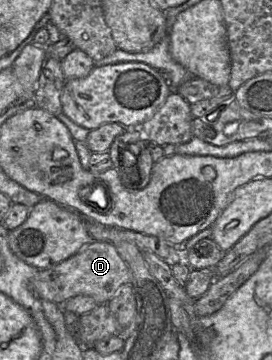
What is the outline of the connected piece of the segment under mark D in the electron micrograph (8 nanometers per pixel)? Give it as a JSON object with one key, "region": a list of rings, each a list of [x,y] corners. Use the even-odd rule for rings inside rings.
{"region":[[[91,240],[68,259],[46,269],[39,269],[31,279],[31,289],[40,300],[45,299],[57,304],[77,295],[87,295],[98,304],[106,304],[128,283],[130,270],[116,247],[107,241]]]}

